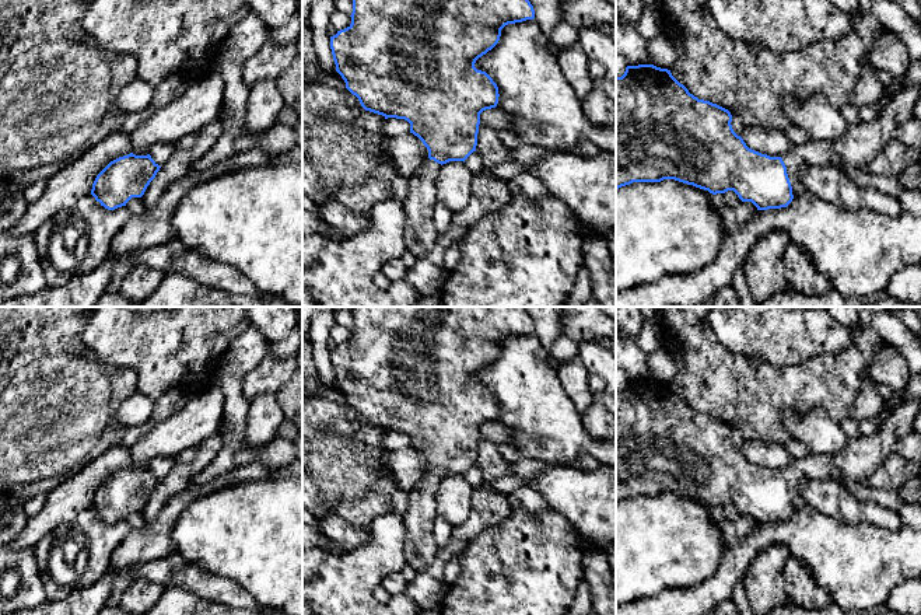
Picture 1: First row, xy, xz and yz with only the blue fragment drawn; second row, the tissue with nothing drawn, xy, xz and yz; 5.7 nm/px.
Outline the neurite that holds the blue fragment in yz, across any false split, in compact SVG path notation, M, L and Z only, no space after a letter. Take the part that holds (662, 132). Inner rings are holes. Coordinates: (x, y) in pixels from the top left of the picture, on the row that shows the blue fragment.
M654 64L627 66L624 74L616 77L616 189L633 182L675 179L712 195L733 191L757 210L787 207L794 199L792 184L798 181L802 167L866 168L896 137L896 129L913 118L920 97L921 83L910 84L875 120L848 125L837 140L810 139L792 146L784 157L770 157L749 148L733 132L728 109L690 94L670 70Z

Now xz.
M353 0L350 17L351 24L330 36L336 71L346 88L365 111L385 119L407 120L410 133L428 150L428 160L409 178L409 193L402 202L406 213L405 244L420 259L435 247L440 237L433 214L438 203L435 178L441 165L449 161L465 163L476 151L480 113L498 104L497 84L486 71L477 70L474 63L498 43L505 25L533 20L535 10L529 0Z

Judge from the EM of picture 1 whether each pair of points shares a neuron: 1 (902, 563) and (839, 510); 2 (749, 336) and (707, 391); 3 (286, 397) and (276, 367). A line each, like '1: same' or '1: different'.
1: different
2: different
3: different

